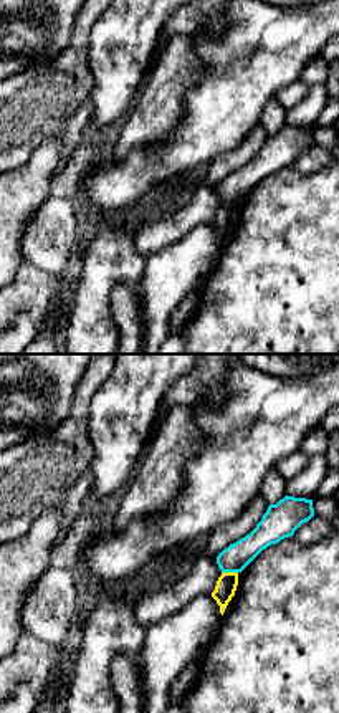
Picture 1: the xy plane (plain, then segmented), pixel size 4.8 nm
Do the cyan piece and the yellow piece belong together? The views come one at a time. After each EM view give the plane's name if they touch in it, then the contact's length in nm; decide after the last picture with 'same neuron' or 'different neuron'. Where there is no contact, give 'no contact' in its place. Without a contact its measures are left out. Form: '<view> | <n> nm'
xy | 80 nm

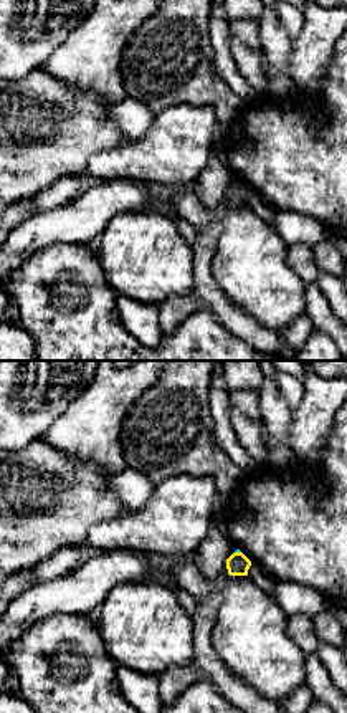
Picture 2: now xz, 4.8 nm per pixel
xz | 30 nm

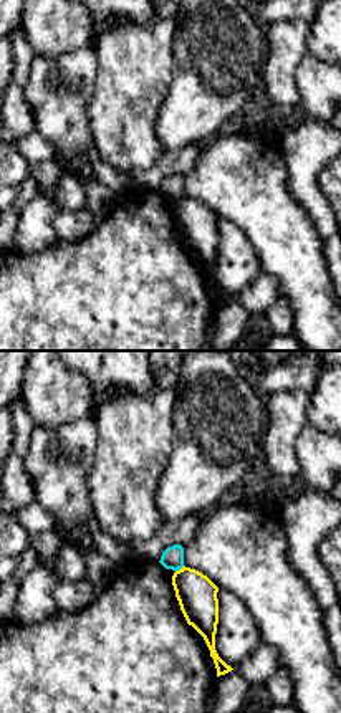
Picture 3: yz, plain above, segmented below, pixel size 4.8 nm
yz | 50 nm

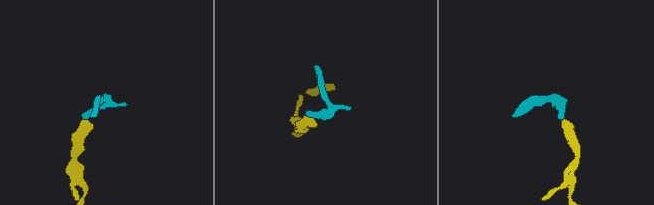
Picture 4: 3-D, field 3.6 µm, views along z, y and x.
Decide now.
different neuron

